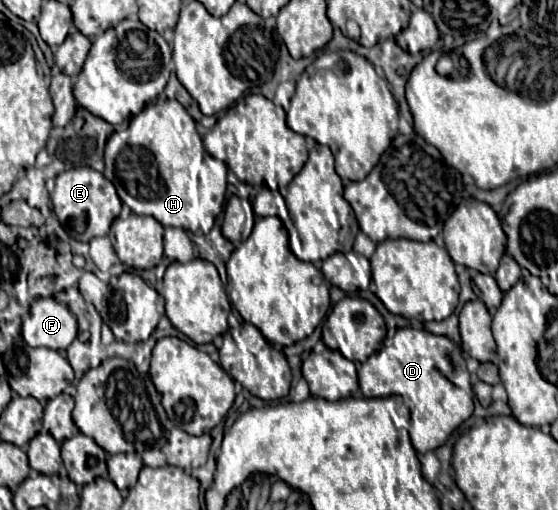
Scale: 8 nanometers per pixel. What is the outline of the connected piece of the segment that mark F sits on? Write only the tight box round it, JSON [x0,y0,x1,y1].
[22,299,78,349]

